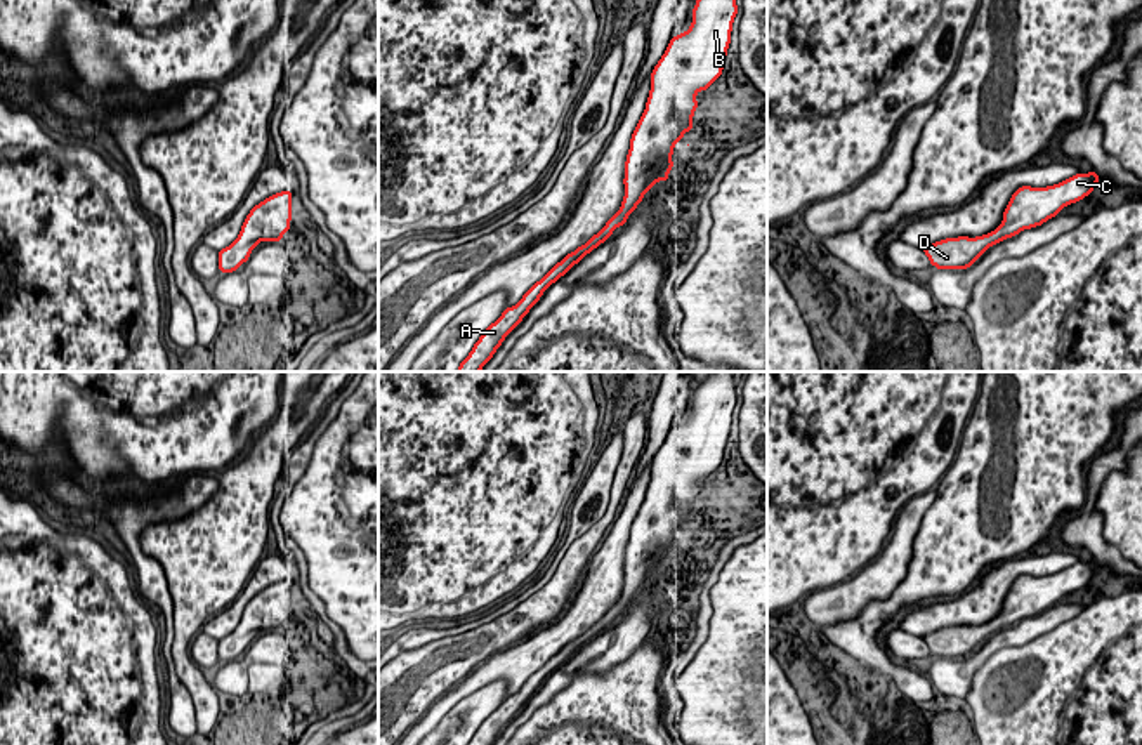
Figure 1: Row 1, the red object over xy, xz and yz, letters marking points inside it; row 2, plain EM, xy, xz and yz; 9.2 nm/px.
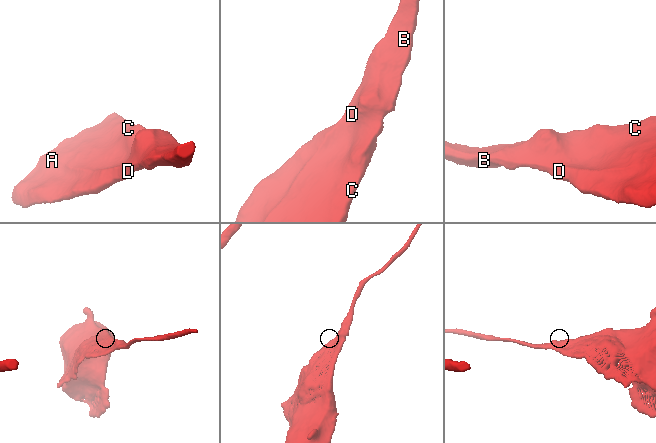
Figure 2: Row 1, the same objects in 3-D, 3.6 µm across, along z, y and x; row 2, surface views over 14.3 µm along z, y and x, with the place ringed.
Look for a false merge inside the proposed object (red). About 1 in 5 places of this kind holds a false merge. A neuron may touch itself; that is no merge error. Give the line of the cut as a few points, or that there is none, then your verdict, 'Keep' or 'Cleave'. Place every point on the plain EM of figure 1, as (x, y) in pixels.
No split. Keep

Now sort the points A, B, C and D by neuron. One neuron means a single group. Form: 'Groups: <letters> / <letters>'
Groups: A B C D

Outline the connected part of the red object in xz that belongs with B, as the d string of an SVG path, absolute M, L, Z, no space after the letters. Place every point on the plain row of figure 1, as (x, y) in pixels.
M713 372L696 389L691 417L670 429L651 462L646 498L632 523L625 551L625 585L620 599L585 634L568 643L536 670L515 695L507 696L482 721L469 745L493 745L543 681L604 632L618 615L625 615L647 578L658 570L668 570L673 535L692 518L692 504L699 495L696 483L706 479L722 464L736 403L731 372Z

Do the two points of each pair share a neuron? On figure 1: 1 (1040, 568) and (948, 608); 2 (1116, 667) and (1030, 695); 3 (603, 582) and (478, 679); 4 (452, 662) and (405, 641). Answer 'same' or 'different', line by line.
1: same
2: same
3: same
4: different

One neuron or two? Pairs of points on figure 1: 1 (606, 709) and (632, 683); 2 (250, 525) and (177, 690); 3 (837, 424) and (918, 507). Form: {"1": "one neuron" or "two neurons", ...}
{"1": "one neuron", "2": "two neurons", "3": "two neurons"}

